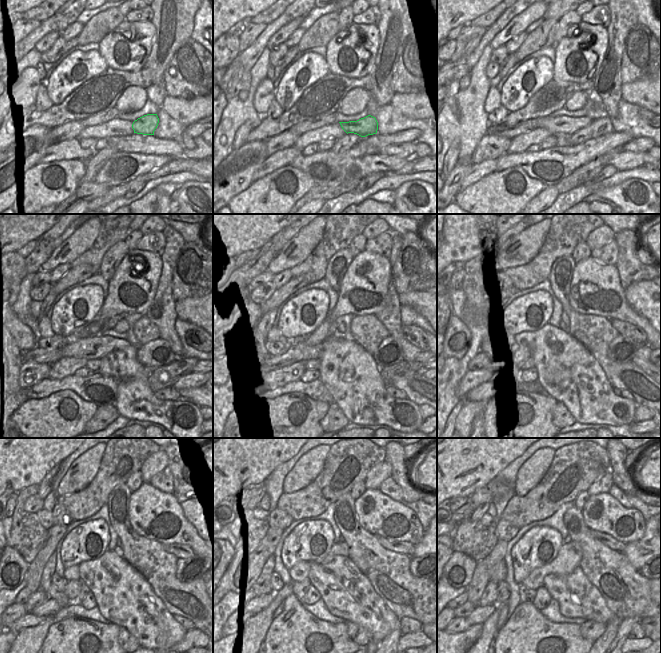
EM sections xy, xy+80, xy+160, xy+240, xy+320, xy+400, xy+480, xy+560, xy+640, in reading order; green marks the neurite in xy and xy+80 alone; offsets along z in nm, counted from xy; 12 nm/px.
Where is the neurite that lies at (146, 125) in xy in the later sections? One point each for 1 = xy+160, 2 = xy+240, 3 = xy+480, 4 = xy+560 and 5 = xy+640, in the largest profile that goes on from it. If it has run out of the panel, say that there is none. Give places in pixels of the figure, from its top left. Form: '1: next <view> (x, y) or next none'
1: next xy+160 (561, 124)
2: next xy+240 (95, 347)
3: next xy+480 (37, 598)
4: next xy+560 (259, 604)
5: next xy+640 (480, 614)

